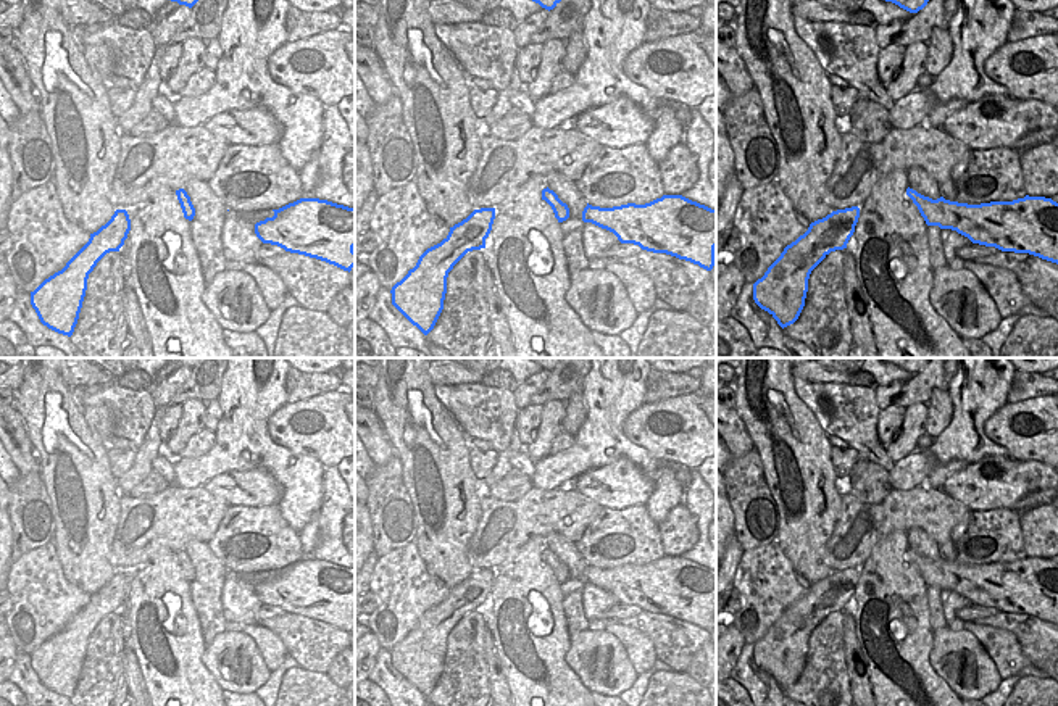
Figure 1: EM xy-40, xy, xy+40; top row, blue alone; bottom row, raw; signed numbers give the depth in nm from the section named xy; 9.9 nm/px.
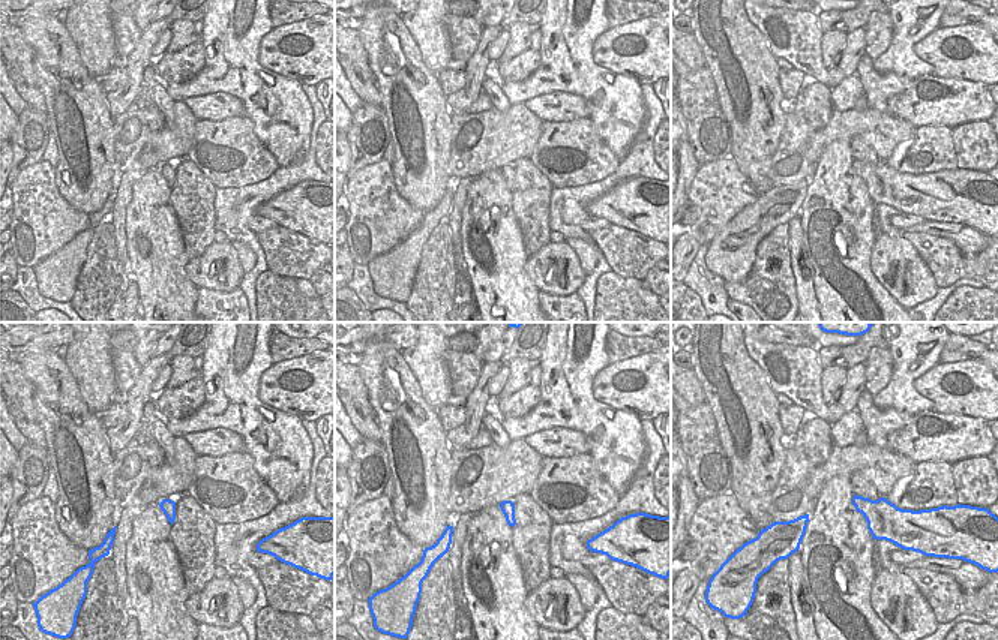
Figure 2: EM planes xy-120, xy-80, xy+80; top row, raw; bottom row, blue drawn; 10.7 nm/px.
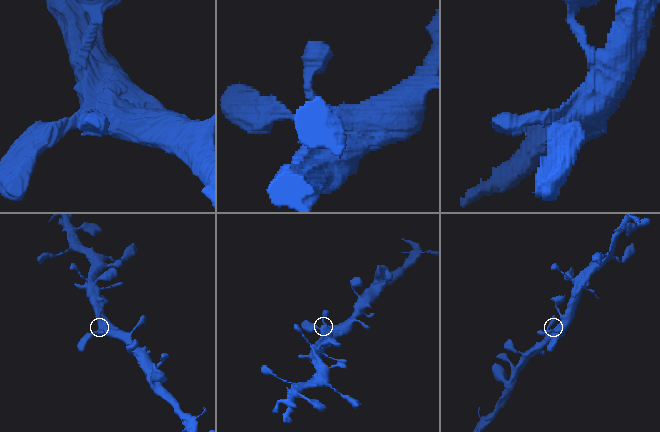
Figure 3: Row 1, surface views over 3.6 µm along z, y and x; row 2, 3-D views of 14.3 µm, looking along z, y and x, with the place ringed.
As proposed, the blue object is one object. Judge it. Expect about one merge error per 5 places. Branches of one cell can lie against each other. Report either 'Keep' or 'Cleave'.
Keep

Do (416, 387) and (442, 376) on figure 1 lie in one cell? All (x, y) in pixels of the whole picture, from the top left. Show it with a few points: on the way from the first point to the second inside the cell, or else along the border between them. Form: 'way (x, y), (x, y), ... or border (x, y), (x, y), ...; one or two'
border (428, 374), (434, 384); two

